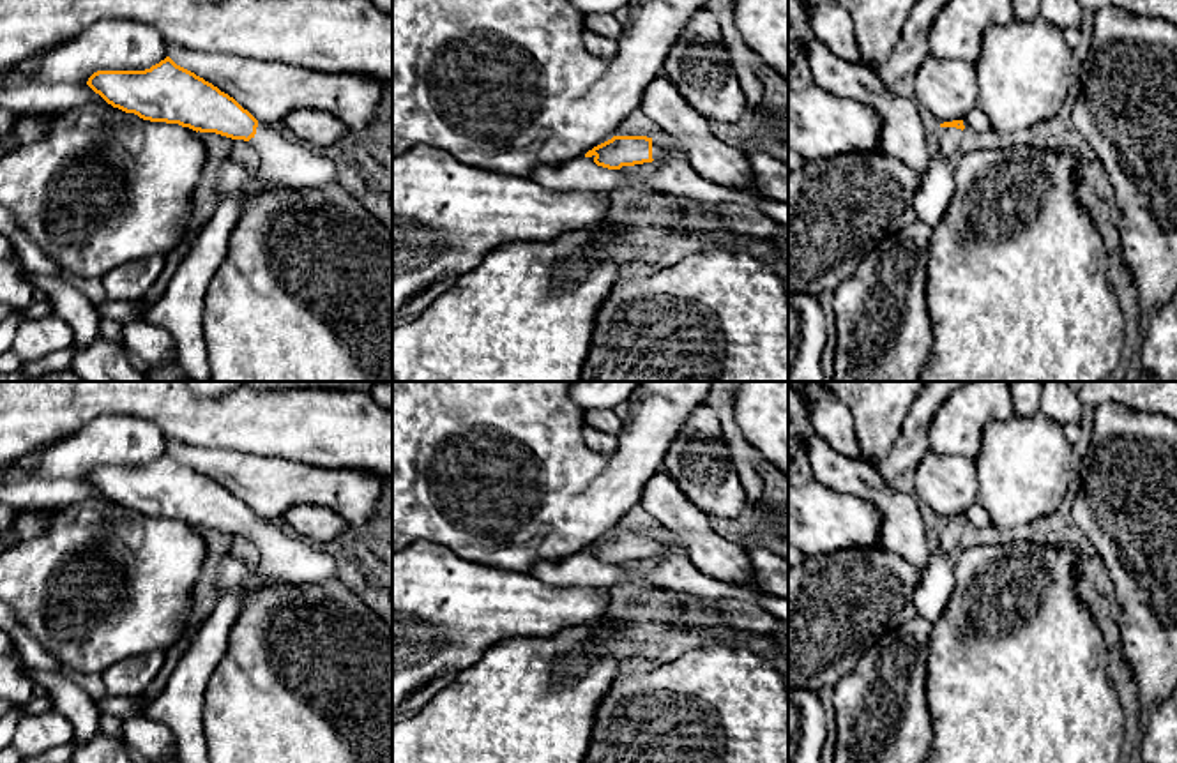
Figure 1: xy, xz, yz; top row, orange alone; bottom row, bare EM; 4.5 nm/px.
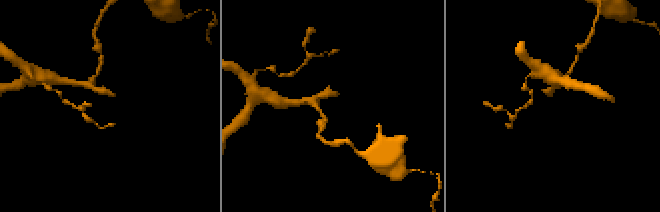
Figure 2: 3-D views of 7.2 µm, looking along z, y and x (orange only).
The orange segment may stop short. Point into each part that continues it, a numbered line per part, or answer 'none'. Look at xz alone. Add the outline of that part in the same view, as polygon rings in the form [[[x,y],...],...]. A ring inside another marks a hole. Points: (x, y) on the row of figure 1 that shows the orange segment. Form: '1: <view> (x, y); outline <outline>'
1: xz (661, 149); outline [[[664,136],[652,138],[652,159],[654,161],[666,161],[666,159],[672,159],[673,155],[677,155],[677,152],[668,138]]]

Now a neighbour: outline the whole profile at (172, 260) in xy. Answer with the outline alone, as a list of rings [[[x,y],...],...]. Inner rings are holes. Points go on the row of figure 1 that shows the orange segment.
[[[203,228],[194,230],[193,235],[184,238],[171,253],[168,253],[164,256],[164,268],[163,268],[159,279],[154,283],[154,286],[143,297],[143,302],[148,307],[152,307],[156,302],[159,302],[159,298],[164,295],[177,267],[180,265],[182,258],[189,253],[189,249],[193,247],[193,244],[196,242],[196,238],[200,237],[201,231],[203,231]]]

